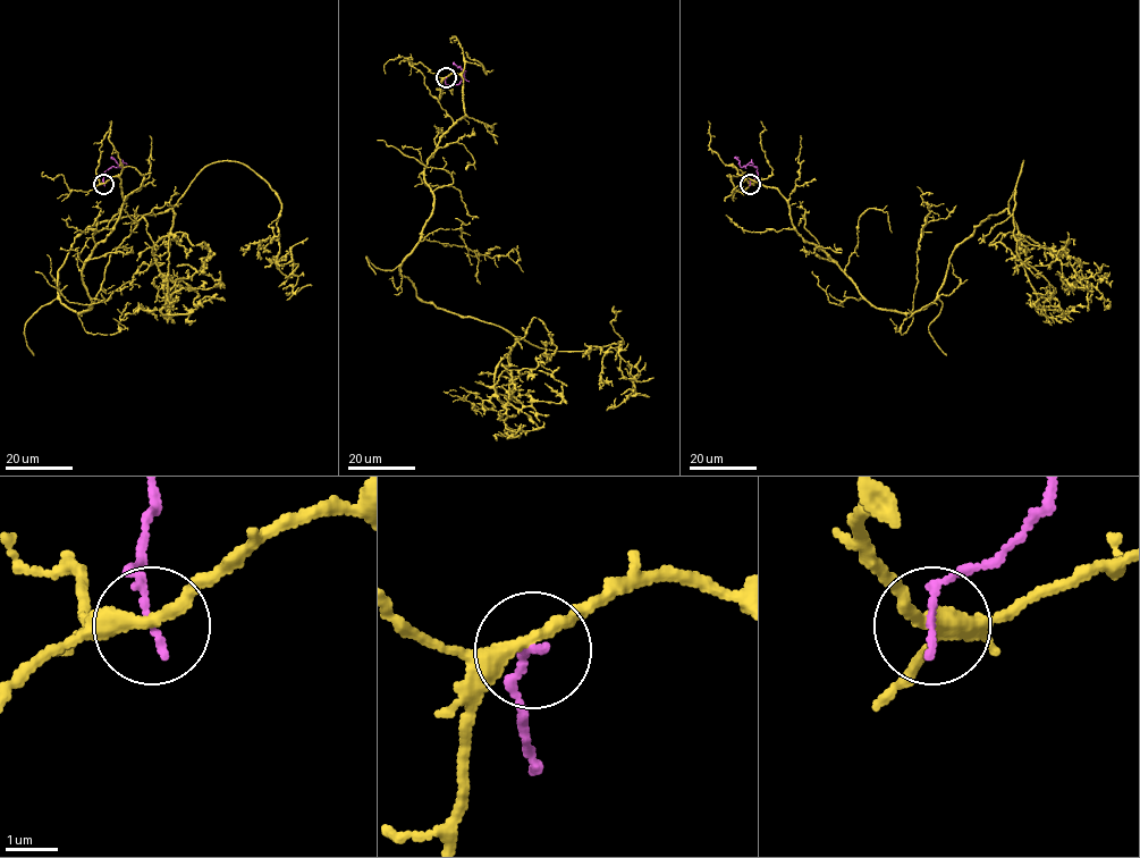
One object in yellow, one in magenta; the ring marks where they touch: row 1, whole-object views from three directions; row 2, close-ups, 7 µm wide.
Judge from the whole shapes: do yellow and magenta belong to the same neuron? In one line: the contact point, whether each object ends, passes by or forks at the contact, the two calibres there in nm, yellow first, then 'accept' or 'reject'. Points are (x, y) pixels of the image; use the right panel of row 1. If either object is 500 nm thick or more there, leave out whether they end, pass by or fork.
place (750, 184); yellow passes by; magenta ends; calibres 280 and 160 nm; reject

